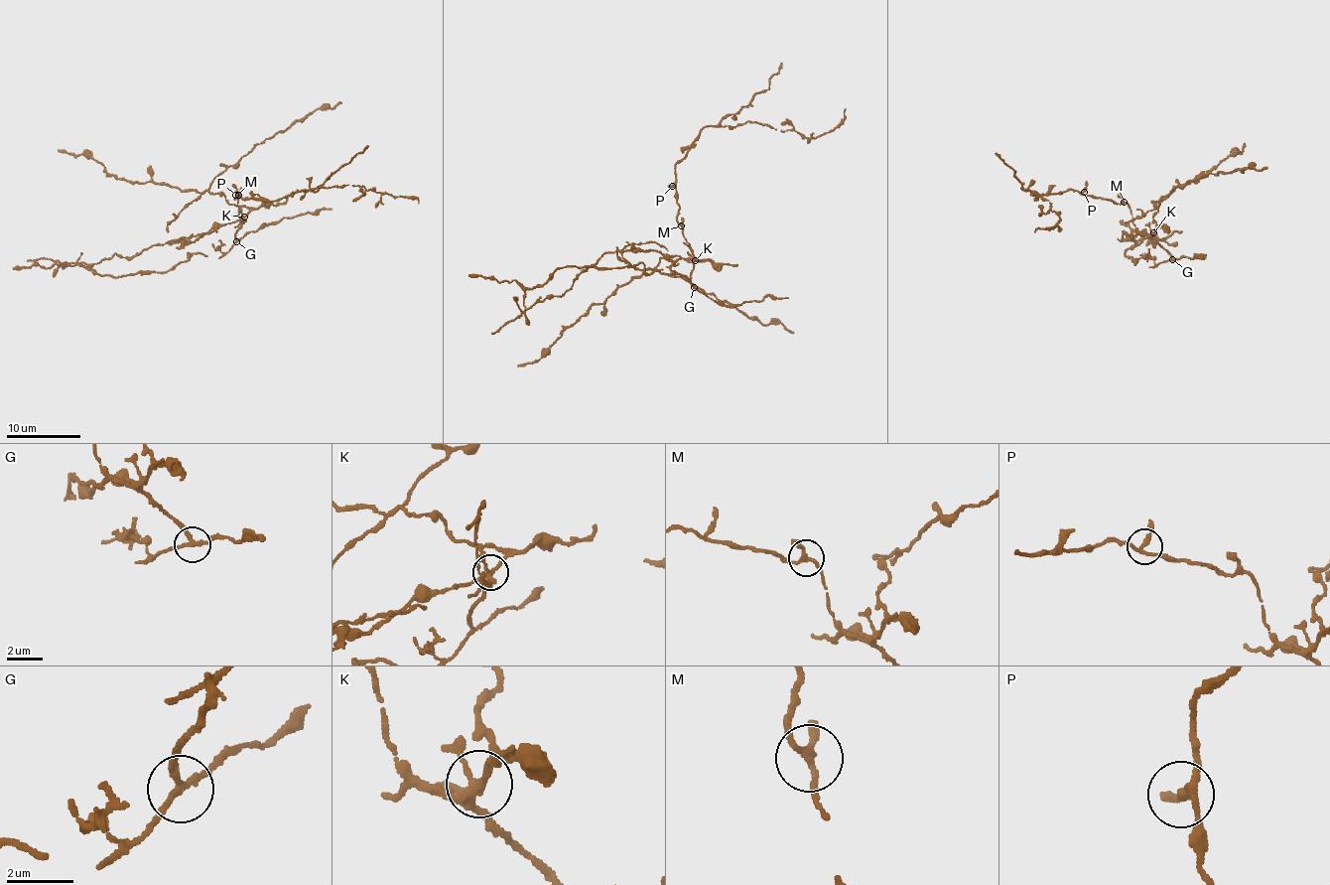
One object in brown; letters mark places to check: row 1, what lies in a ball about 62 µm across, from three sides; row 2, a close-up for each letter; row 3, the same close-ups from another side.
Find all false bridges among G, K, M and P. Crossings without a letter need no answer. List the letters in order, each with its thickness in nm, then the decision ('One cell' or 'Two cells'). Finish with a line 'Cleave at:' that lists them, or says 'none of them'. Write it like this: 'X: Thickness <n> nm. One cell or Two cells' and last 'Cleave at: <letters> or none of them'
G: Thickness 180 nm. Two cells
K: Thickness 240 nm. Two cells
M: Thickness 180 nm. One cell
P: Thickness 200 nm. One cell
Cleave at: G, K

